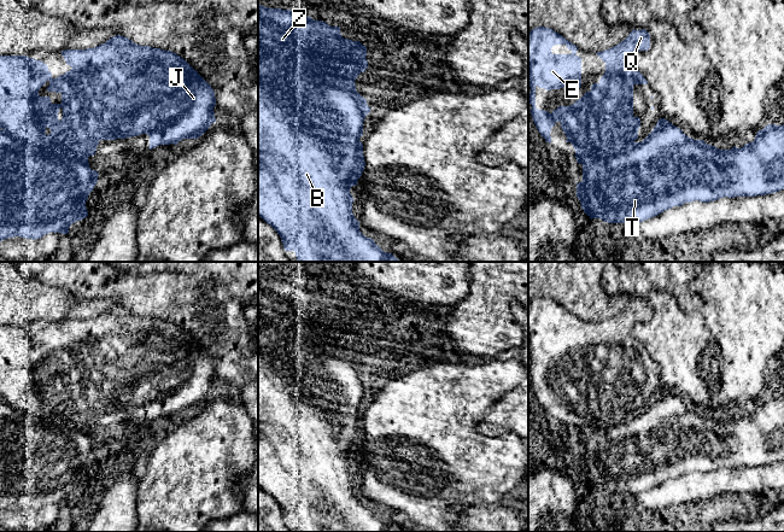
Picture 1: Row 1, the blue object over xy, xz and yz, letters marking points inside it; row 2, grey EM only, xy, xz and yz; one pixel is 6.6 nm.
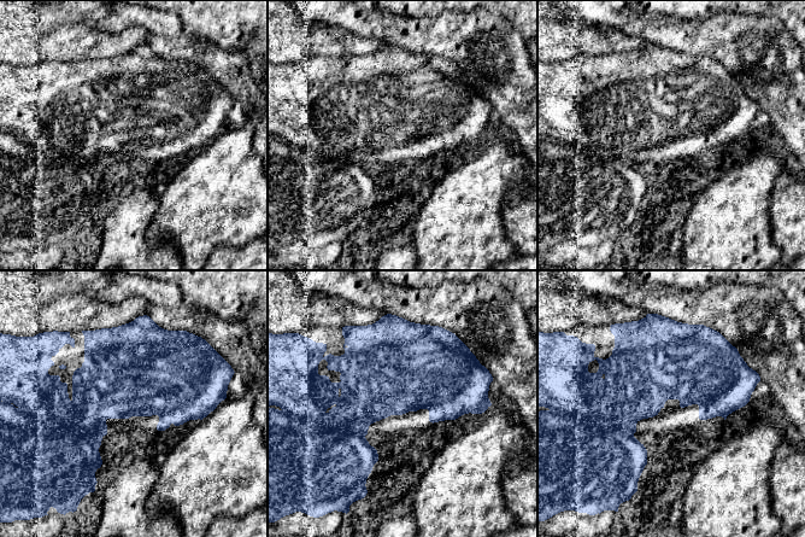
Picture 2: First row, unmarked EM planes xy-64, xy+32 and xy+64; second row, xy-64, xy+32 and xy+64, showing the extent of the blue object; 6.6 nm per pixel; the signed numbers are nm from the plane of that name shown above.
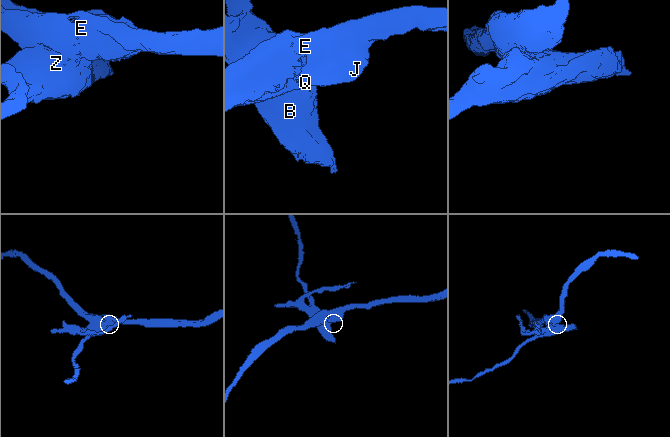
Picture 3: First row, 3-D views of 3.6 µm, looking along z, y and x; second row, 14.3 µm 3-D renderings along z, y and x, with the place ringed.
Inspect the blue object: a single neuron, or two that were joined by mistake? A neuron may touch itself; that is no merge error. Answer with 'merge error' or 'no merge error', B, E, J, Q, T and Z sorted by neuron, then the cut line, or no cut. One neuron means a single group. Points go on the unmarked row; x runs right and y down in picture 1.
merge error; groups B T Z / E J Q; cut xy (4, 399), (45, 416), (69, 416), (92, 440)

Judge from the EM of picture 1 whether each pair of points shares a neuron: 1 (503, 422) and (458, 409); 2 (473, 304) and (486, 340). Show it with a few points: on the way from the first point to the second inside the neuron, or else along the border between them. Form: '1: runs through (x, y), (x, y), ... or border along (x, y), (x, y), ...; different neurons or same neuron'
1: border along (503, 396), (478, 424), (477, 430), (479, 432); different neurons
2: runs through (481, 313), (485, 332); same neuron

